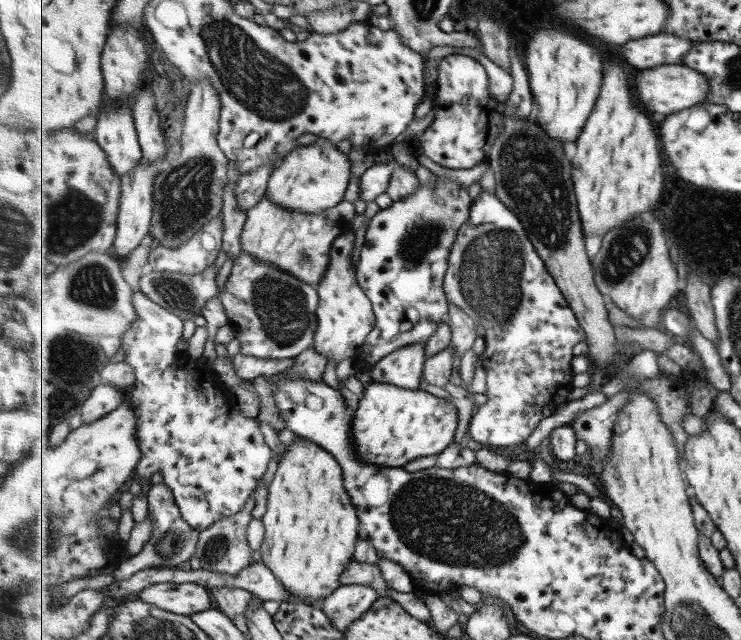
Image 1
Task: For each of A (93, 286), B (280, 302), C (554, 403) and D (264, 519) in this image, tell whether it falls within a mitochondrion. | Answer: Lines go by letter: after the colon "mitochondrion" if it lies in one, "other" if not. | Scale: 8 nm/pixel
A: mitochondrion
B: mitochondrion
C: other
D: other

